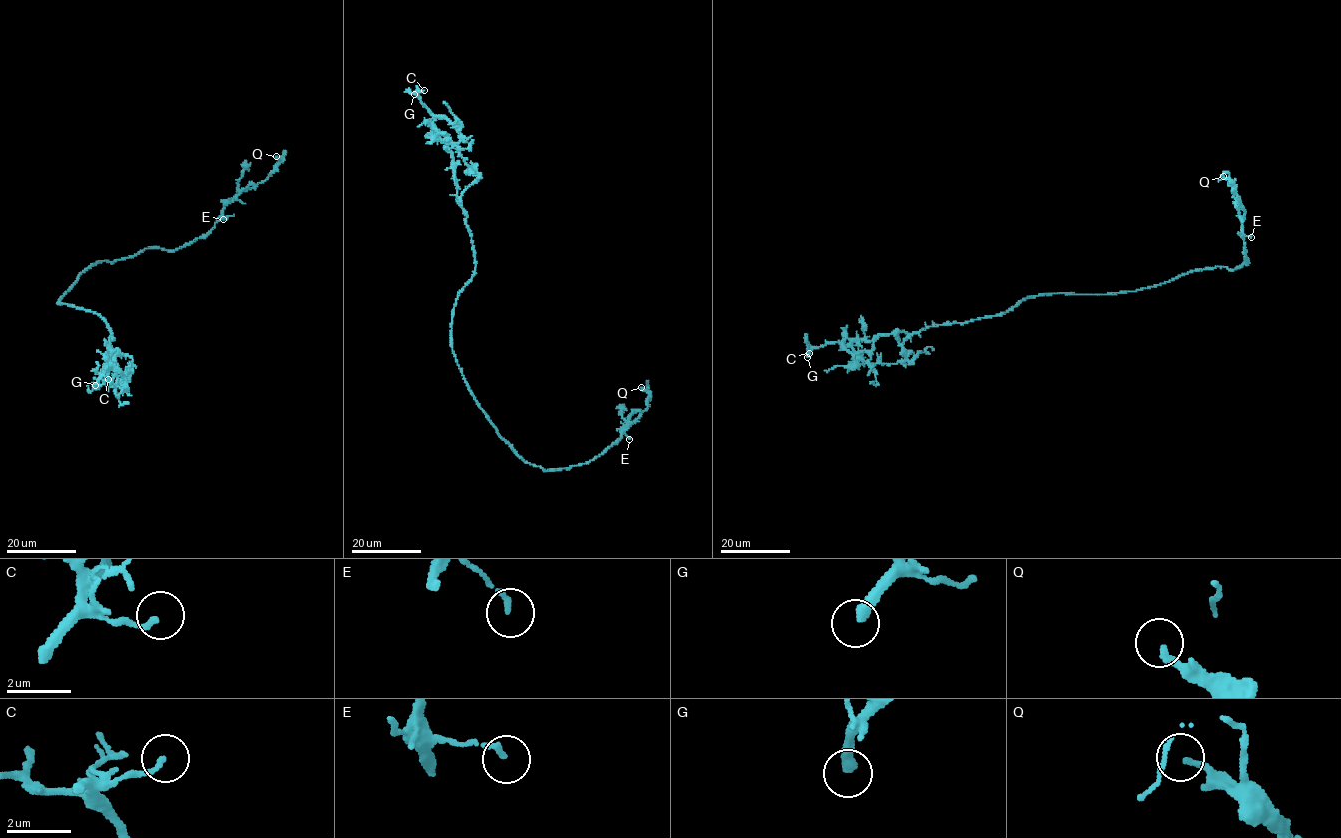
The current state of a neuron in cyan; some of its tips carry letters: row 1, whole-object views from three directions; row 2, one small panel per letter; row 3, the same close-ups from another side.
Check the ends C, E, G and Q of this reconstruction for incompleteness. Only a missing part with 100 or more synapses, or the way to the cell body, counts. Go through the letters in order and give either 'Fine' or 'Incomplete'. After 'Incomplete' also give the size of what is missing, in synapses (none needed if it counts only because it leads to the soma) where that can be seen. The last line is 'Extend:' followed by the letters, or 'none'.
C: Fine
E: Fine
G: Incomplete
Q: Fine
Extend: G

